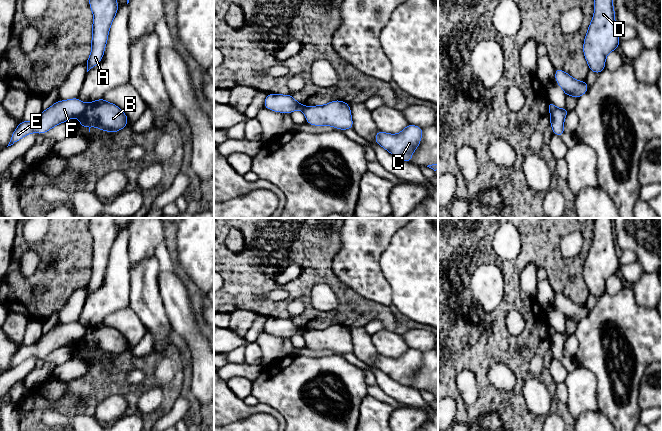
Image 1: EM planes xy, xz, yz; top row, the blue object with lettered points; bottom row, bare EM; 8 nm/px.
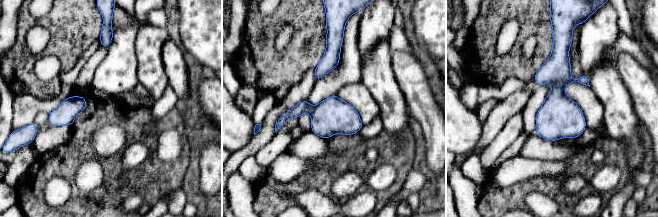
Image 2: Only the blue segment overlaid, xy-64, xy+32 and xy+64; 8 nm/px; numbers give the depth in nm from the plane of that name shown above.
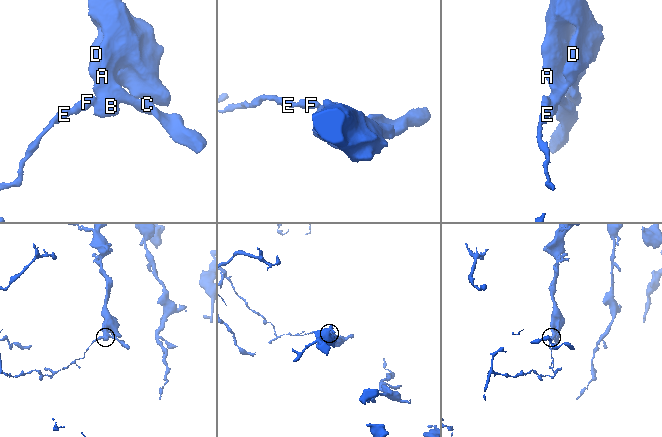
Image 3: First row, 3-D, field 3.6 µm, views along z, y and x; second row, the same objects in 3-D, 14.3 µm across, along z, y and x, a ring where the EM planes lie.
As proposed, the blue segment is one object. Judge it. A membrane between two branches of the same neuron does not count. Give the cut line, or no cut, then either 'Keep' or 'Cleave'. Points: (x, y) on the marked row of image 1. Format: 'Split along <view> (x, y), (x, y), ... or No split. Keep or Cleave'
Split along xy (86, 104), (83, 112), (78, 117). Cleave

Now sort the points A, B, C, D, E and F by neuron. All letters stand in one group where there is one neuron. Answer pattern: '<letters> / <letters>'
A B C D / E F

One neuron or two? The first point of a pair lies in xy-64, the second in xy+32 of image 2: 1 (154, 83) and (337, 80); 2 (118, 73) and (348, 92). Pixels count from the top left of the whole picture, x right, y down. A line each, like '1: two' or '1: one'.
1: two
2: two

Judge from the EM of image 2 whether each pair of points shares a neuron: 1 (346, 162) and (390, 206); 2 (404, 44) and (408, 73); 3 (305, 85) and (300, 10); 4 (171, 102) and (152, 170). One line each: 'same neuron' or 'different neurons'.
1: different neurons
2: different neurons
3: different neurons
4: different neurons

